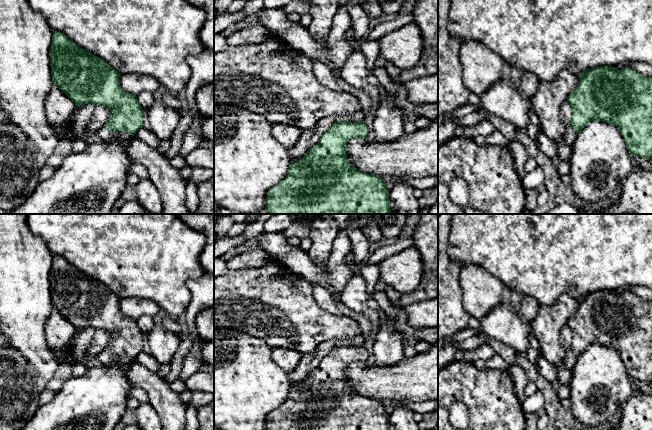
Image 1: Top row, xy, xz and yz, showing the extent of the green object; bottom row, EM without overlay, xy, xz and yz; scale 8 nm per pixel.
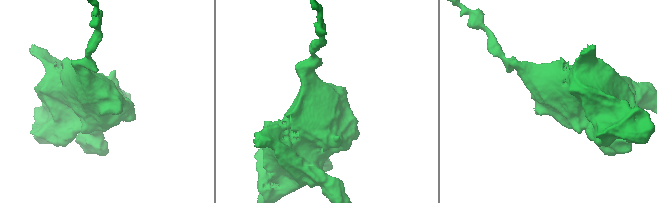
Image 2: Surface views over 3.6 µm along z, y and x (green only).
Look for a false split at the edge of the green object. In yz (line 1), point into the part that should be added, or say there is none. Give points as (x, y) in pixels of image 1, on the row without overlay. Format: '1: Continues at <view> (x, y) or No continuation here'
1: Continues at yz (570, 359)

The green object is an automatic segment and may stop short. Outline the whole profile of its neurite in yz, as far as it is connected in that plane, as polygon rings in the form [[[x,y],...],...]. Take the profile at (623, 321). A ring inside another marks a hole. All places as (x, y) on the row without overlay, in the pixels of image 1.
[[[611,289],[590,292],[579,298],[579,307],[567,321],[567,326],[572,332],[572,338],[566,349],[564,360],[566,368],[572,370],[577,357],[588,347],[602,345],[618,351],[631,379],[652,383],[652,301],[646,301],[632,291],[625,291],[621,294]]]

